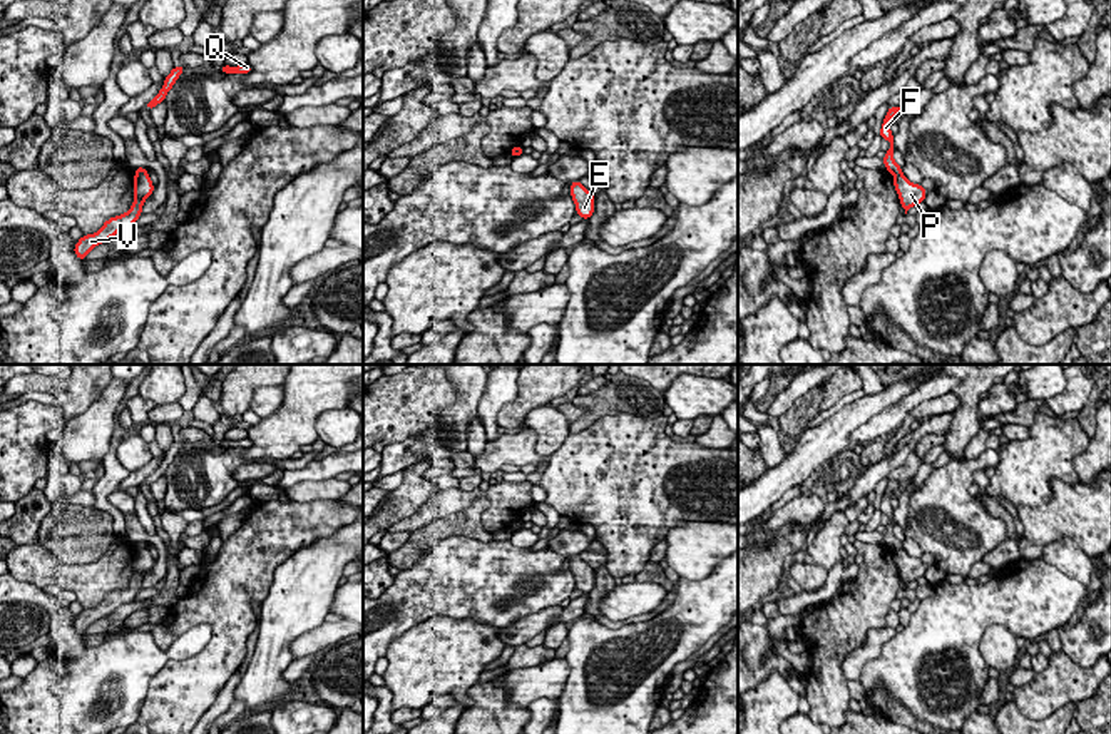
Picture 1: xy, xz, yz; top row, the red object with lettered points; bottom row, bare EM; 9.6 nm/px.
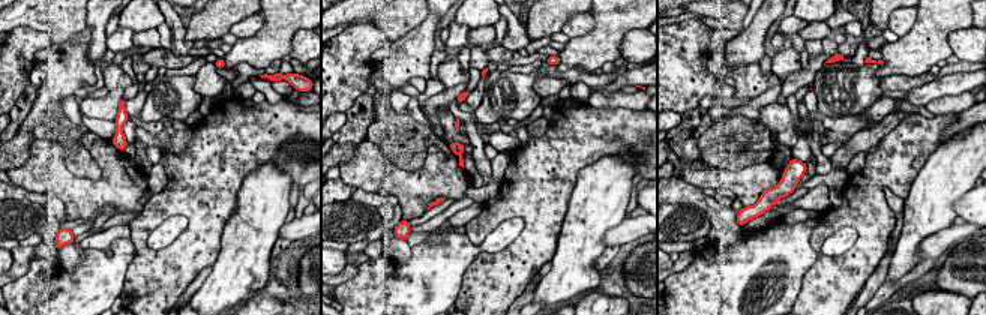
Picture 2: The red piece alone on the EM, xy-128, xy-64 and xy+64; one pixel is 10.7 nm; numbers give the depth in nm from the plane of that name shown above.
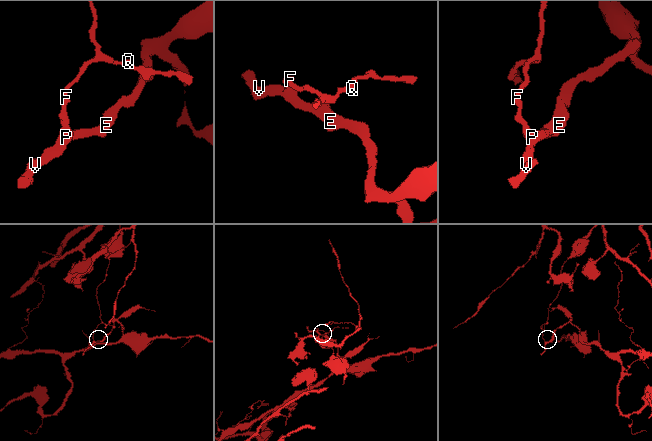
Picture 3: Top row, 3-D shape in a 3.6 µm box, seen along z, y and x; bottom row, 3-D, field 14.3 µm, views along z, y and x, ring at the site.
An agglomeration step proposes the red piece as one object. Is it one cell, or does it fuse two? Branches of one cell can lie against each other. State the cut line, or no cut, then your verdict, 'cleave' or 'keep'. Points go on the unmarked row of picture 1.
yz (902, 547), (894, 550) | cleave

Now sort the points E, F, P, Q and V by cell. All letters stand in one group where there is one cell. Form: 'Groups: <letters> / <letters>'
Groups: E P V / F Q

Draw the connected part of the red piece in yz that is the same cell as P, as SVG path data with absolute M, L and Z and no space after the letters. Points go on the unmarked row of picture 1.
M904 548L893 550L893 562L899 568L900 580L905 584L905 589L910 582L925 575L927 565L922 558L912 558Z

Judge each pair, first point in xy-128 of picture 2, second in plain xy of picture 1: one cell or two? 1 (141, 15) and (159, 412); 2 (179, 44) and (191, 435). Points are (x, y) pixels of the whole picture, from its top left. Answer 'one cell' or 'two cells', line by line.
1: two cells
2: two cells

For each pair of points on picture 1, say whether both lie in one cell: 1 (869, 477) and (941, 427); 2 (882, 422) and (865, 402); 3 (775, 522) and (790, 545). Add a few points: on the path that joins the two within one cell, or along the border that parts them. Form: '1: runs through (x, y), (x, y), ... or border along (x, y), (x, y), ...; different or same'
1: runs through (887, 465), (922, 430); same
2: border along (909, 393), (874, 413), (850, 435), (850, 442); different
3: border along (800, 524), (763, 529); different

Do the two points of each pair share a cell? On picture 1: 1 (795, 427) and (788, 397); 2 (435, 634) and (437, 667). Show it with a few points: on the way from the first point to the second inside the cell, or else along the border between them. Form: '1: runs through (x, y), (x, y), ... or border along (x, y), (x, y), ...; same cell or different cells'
1: border along (824, 383), (800, 395), (777, 418); different cells
2: runs through (435, 642), (437, 659); same cell

